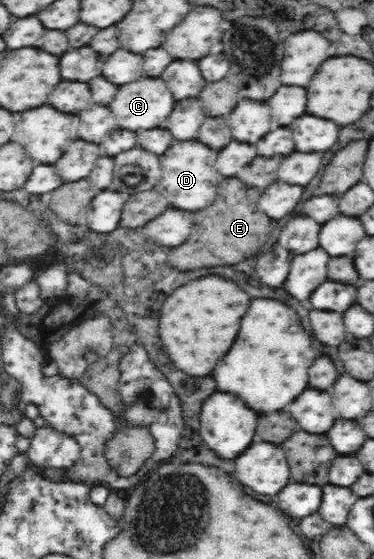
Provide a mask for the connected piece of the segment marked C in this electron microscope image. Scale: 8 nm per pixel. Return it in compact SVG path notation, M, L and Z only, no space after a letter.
M144 78L120 86L110 110L122 128L150 130L160 126L174 108L174 98L160 78Z

